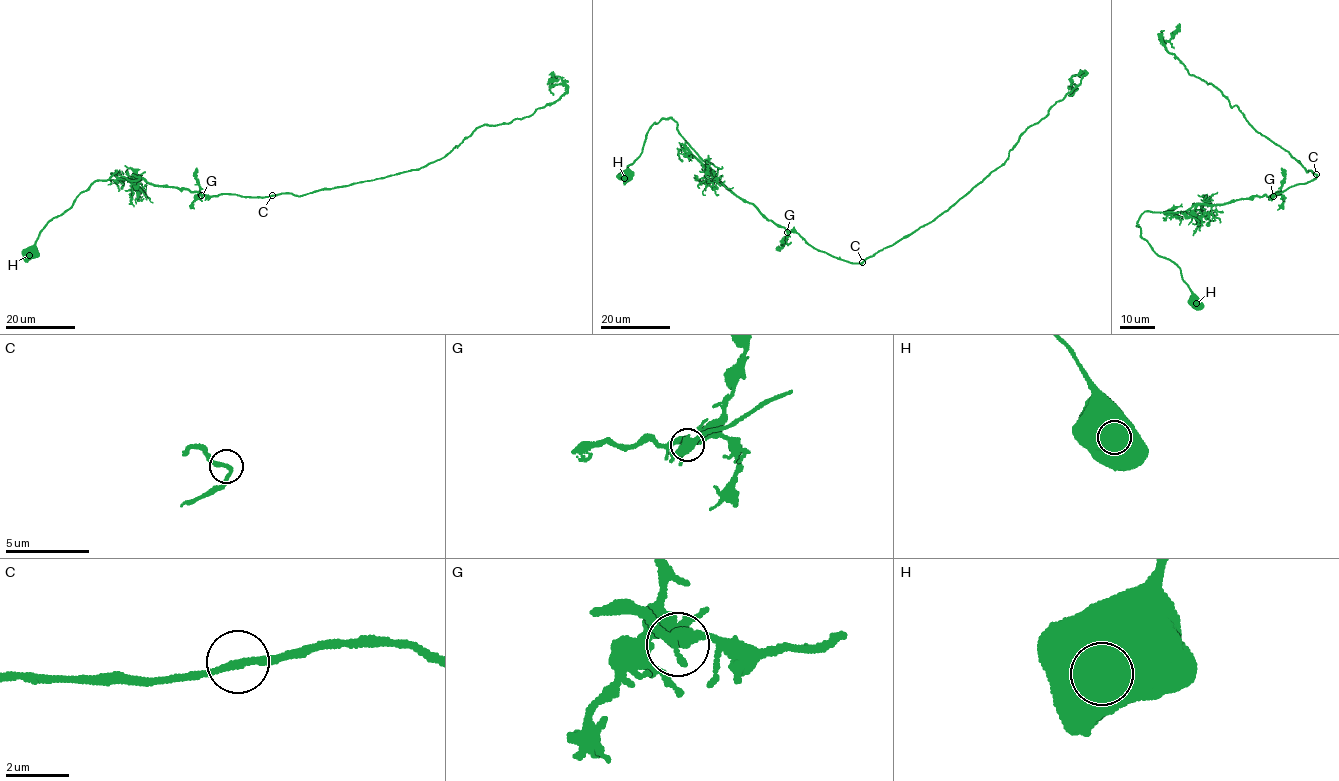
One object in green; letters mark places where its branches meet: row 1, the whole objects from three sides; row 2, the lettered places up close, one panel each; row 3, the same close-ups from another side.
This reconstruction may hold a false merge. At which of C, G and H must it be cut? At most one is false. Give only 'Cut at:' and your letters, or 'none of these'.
Cut at: none of these

